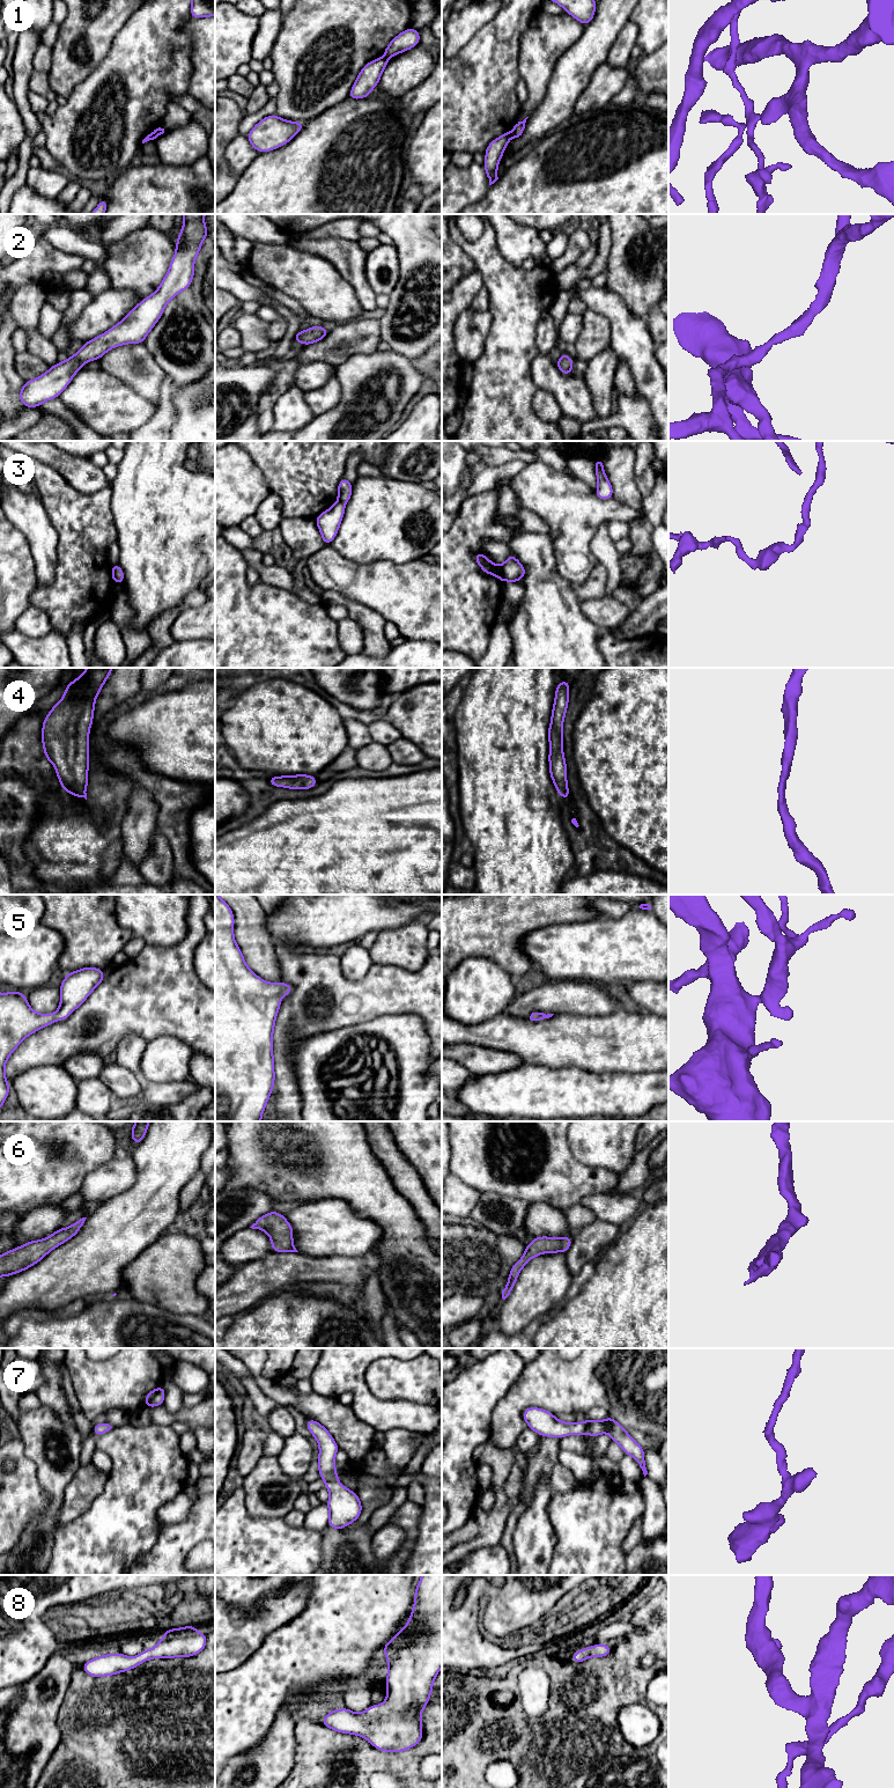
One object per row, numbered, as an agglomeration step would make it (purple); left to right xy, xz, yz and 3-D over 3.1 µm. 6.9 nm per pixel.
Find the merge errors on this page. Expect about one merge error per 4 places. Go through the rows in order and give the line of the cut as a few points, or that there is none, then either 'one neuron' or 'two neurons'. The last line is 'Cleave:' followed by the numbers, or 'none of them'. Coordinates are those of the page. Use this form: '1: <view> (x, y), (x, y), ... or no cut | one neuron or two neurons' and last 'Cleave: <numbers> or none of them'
1: yz (511, 132), (512, 135) | two neurons
2: no cut | one neuron
3: yz (501, 565), (505, 580) | two neurons
4: no cut | one neuron
5: no cut | one neuron
6: no cut | one neuron
7: no cut | one neuron
8: no cut | one neuron
Cleave: 1, 3

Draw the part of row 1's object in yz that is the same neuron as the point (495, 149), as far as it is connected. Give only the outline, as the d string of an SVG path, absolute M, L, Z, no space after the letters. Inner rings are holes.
M504 132L501 137L494 139L487 147L485 155L486 161L483 168L486 169L487 177L489 179L489 185L494 184L497 177L498 162L503 156L504 148L509 144L512 137L512 132Z

